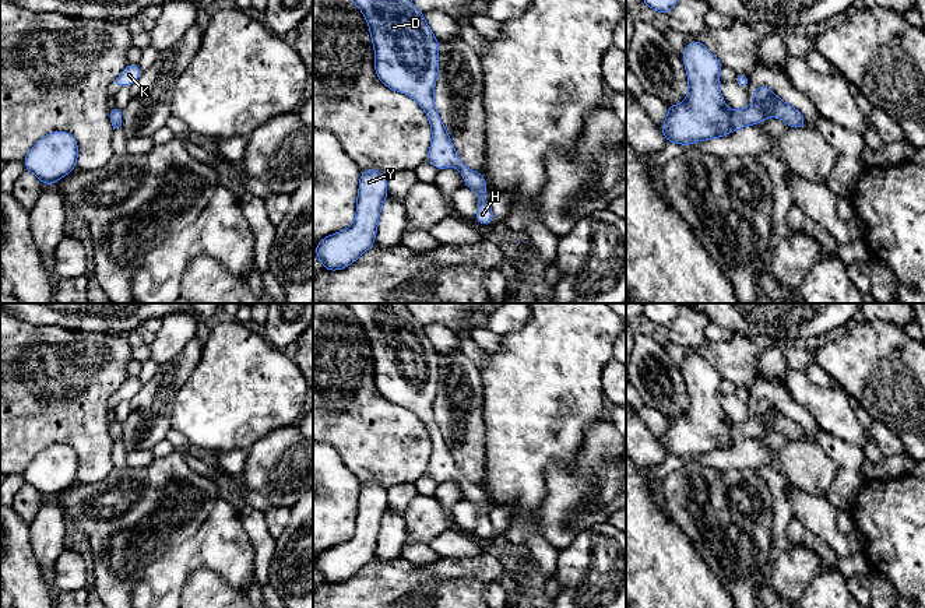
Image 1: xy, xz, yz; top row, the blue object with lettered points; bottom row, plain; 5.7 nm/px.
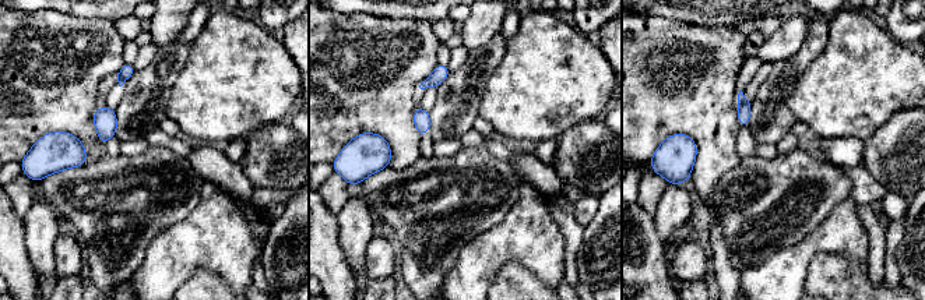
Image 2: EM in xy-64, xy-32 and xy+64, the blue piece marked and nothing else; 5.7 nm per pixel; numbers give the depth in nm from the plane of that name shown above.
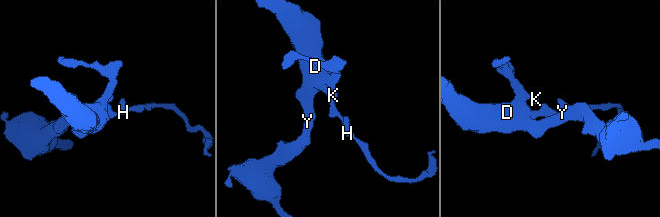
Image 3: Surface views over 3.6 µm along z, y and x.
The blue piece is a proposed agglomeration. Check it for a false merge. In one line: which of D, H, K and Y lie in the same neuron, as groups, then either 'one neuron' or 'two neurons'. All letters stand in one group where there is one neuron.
groups D H K Y; one neuron

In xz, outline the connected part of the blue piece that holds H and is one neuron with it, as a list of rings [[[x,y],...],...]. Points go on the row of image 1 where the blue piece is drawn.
[[[354,0],[354,3],[369,24],[374,46],[376,75],[387,88],[407,94],[423,108],[432,127],[430,164],[436,171],[454,166],[461,172],[465,186],[481,197],[476,222],[490,225],[493,221],[490,201],[482,198],[488,193],[485,178],[481,172],[471,171],[462,164],[435,108],[433,89],[439,71],[439,39],[425,21],[423,13],[411,0]]]

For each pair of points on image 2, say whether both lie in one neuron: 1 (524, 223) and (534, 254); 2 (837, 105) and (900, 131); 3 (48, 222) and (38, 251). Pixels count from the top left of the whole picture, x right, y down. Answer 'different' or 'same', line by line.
1: same
2: different
3: same

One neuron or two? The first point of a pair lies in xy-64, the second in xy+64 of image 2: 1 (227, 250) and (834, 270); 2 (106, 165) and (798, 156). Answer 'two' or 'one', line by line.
1: two
2: one

